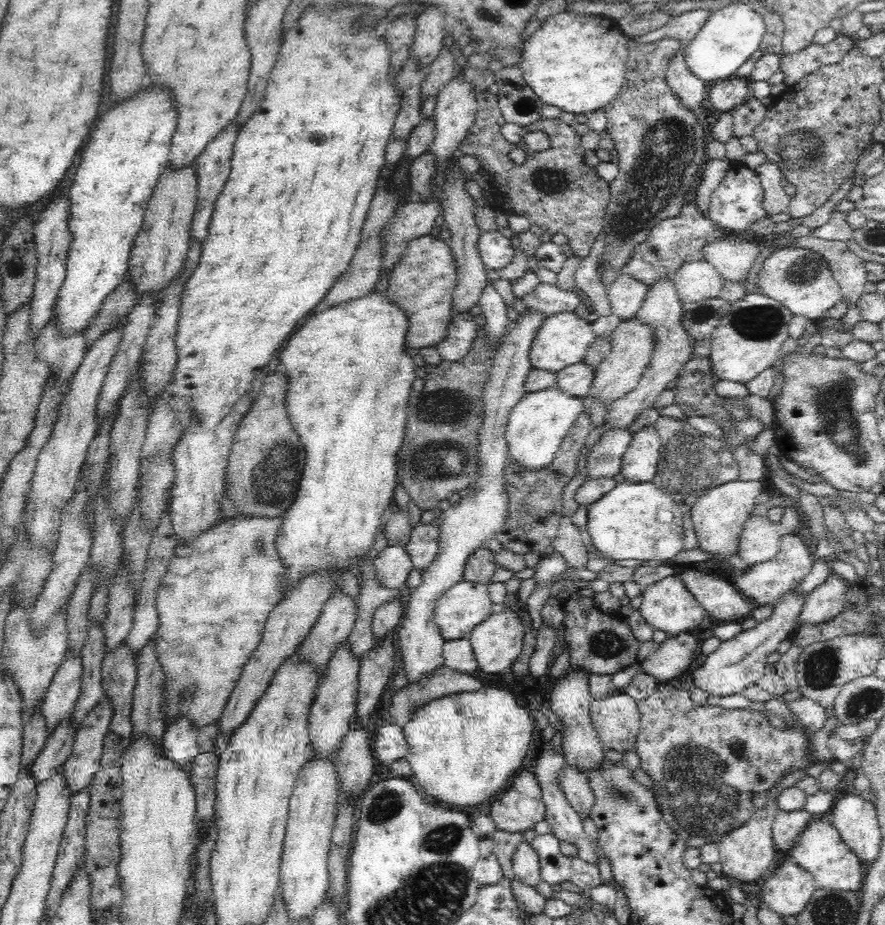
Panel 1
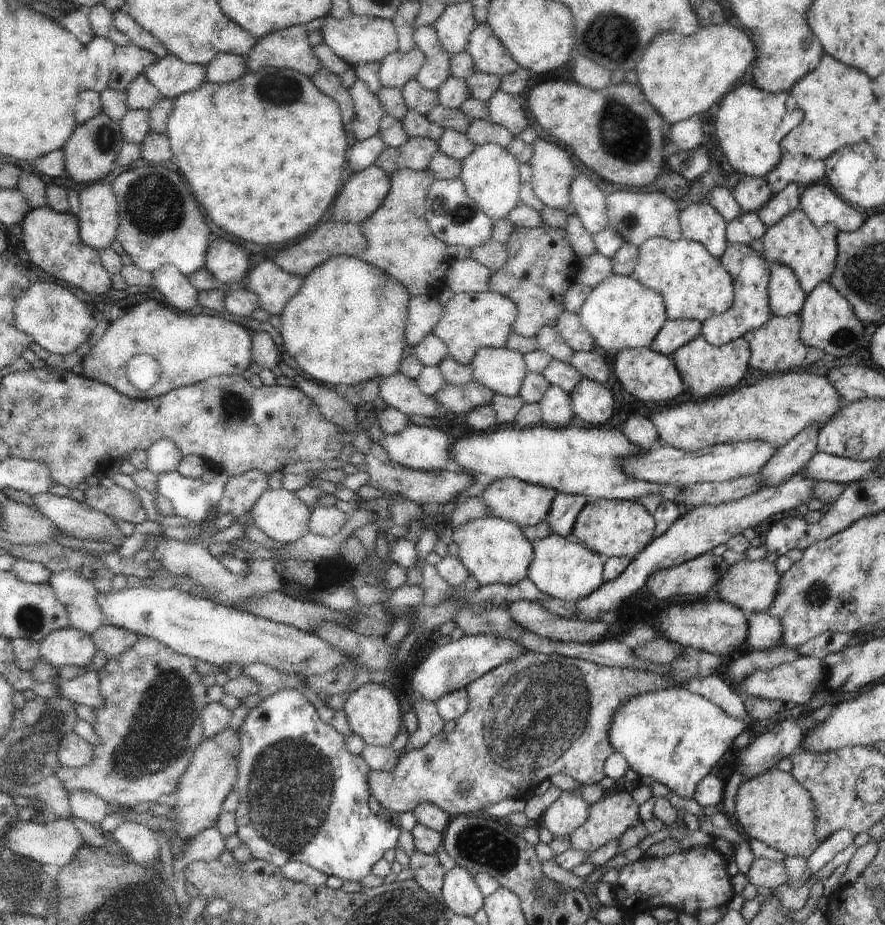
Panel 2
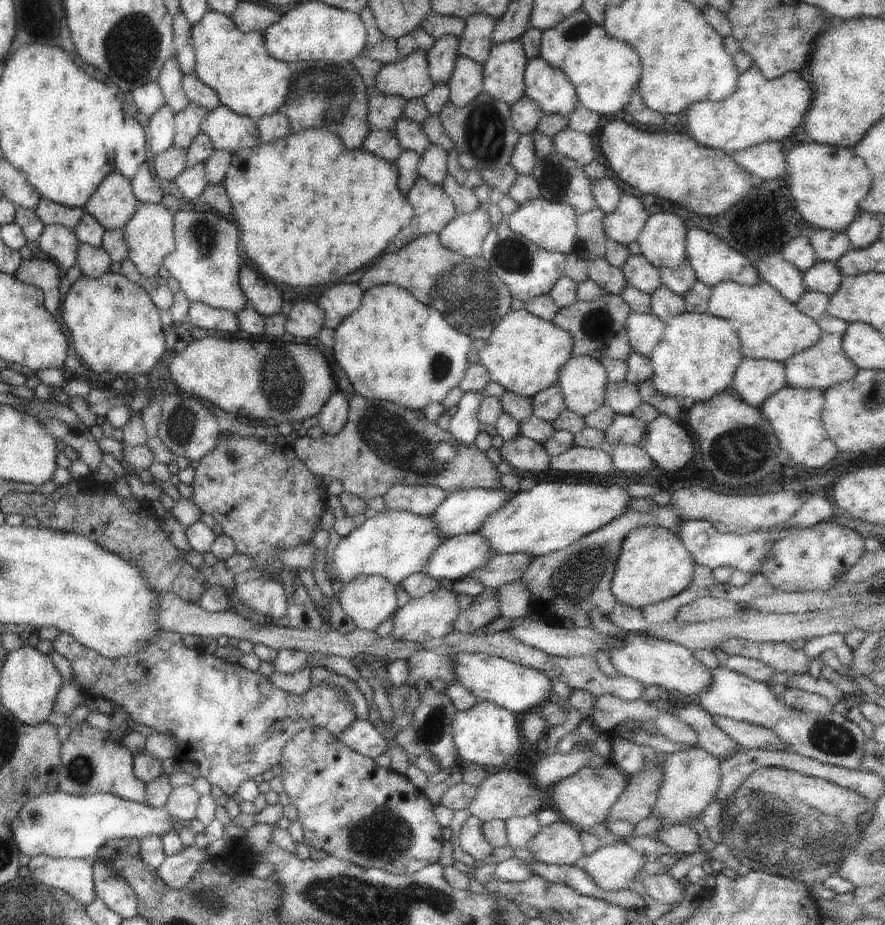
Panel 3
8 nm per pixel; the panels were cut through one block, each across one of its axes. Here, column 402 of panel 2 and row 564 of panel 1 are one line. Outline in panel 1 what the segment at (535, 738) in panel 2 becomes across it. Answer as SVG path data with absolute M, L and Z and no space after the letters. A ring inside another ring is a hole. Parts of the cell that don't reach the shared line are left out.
M783 534L774 558L748 567L743 575L735 578L734 586L754 604L774 604L784 593L791 592L803 581L811 571L813 562L812 549L804 544L798 534Z

